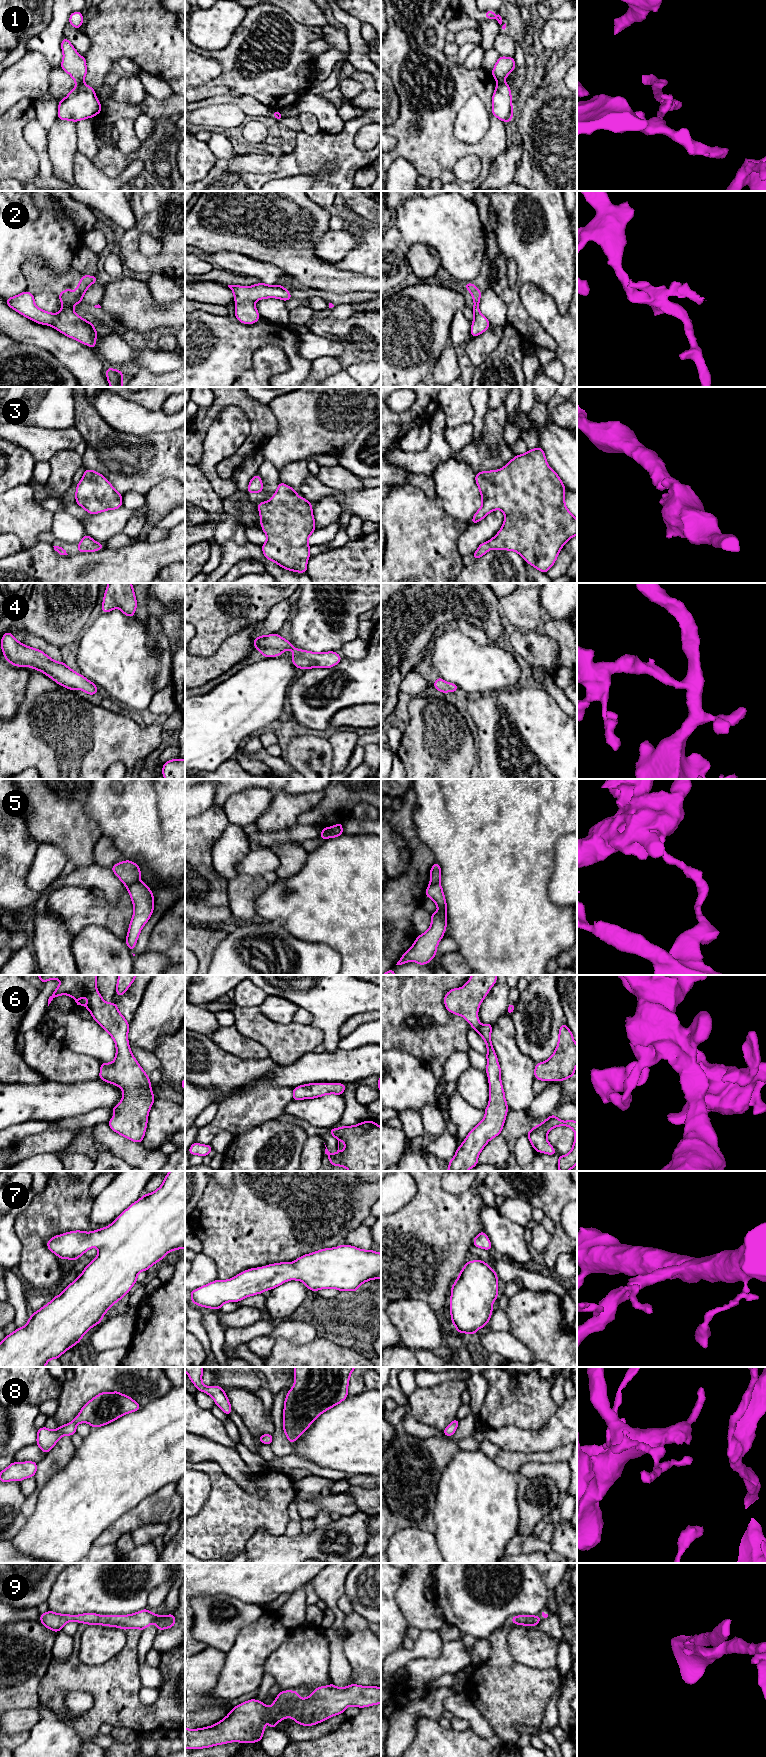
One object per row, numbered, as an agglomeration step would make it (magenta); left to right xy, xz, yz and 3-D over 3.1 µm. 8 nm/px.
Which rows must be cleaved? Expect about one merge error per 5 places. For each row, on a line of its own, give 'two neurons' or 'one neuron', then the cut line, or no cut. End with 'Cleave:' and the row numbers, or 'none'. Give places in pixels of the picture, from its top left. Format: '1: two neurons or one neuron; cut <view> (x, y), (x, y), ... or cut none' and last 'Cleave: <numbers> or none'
1: two neurons; cut xy (82, 82), (77, 85)
2: one neuron; cut none
3: one neuron; cut none
4: one neuron; cut none
5: two neurons; cut xy (138, 880), (127, 887)
6: one neuron; cut none
7: one neuron; cut none
8: one neuron; cut none
9: one neuron; cut none
Cleave: 1, 5

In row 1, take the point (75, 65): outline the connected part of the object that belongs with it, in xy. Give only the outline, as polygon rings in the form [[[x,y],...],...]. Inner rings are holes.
[[[63,37],[61,49],[63,52],[63,60],[60,67],[73,78],[77,85],[83,83],[87,74],[85,57],[82,57],[75,50],[66,37]]]

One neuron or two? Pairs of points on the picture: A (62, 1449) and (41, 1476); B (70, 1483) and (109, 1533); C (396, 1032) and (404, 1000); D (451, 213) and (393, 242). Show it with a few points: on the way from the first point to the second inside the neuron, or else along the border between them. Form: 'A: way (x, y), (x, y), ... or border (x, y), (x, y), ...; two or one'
A: way (56, 1456), (46, 1469); one
B: border (124, 1514), (114, 1520), (92, 1544); two
C: way (396, 1024), (396, 1017), (404, 1008); one
D: border (395, 226), (400, 237), (409, 246); two

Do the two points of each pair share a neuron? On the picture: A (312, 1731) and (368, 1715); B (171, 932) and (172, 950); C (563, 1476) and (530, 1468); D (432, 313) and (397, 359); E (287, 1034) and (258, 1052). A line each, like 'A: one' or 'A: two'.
A: two
B: one
C: one
D: one
E: two

